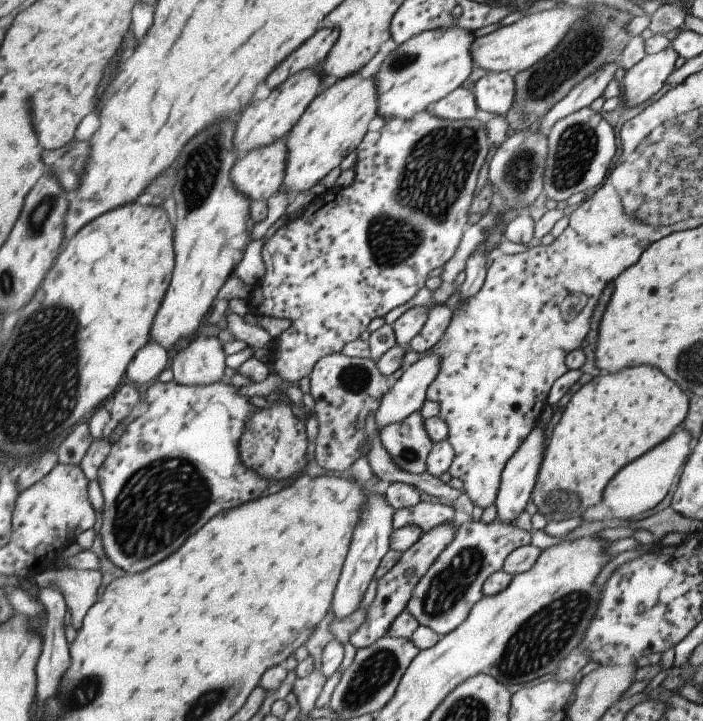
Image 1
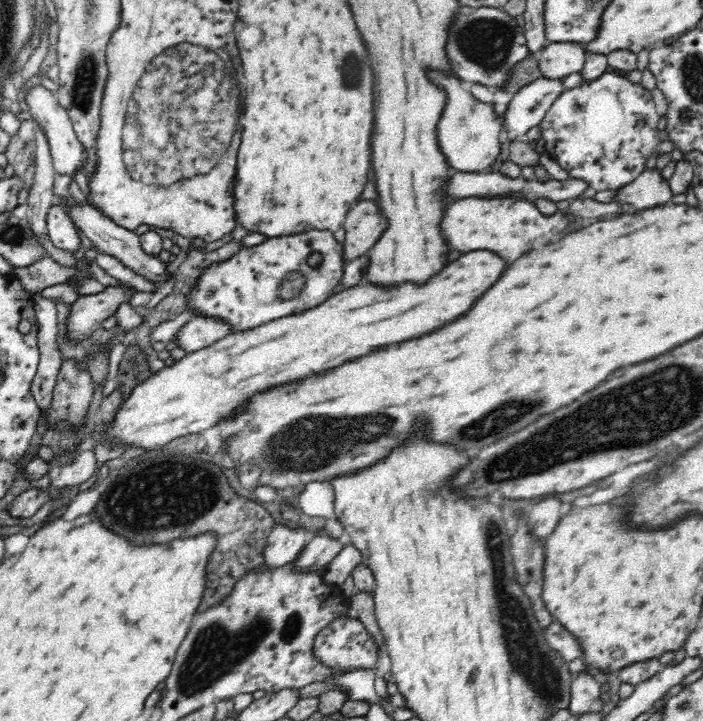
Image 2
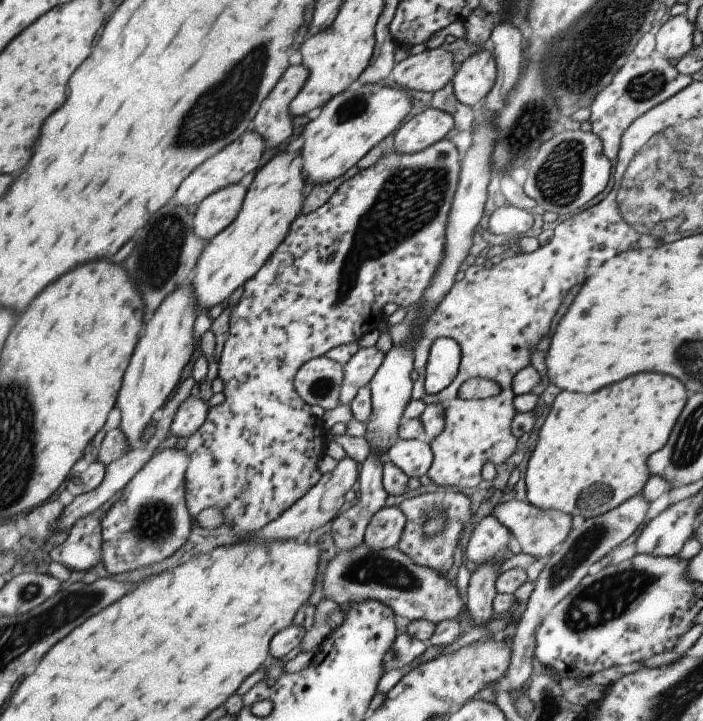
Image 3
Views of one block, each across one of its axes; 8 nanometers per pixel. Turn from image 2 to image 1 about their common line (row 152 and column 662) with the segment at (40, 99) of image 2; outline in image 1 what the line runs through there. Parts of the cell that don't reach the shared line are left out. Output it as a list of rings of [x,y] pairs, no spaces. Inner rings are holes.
[[[668,45],[660,52],[643,56],[637,64],[625,71],[622,88],[627,107],[643,104],[659,92],[665,78],[675,69],[677,58],[677,52]]]

